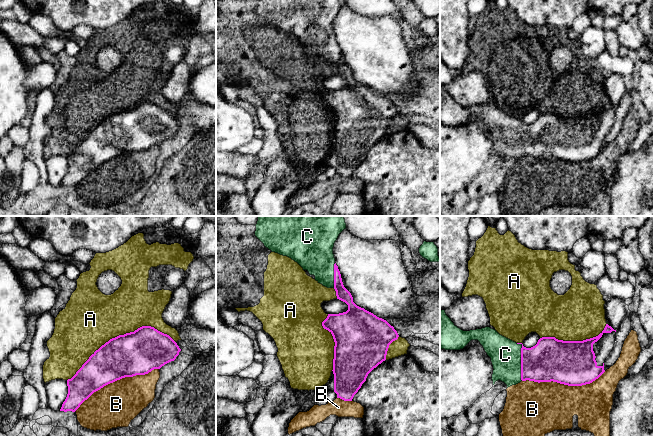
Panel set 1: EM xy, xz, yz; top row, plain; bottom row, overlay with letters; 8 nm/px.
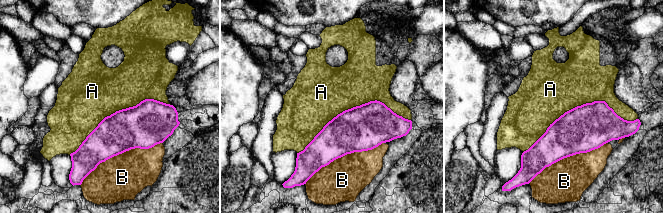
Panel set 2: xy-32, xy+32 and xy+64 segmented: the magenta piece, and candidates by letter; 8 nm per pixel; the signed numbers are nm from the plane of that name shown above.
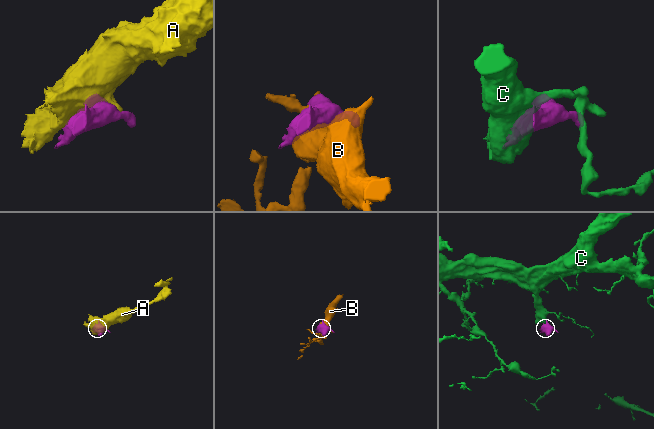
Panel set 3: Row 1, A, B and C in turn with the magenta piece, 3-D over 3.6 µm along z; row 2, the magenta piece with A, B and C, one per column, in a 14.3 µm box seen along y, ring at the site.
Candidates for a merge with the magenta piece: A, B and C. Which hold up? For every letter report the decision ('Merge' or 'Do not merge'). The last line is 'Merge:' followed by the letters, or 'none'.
A: Do not merge
B: Do not merge
C: Merge
Merge: C

